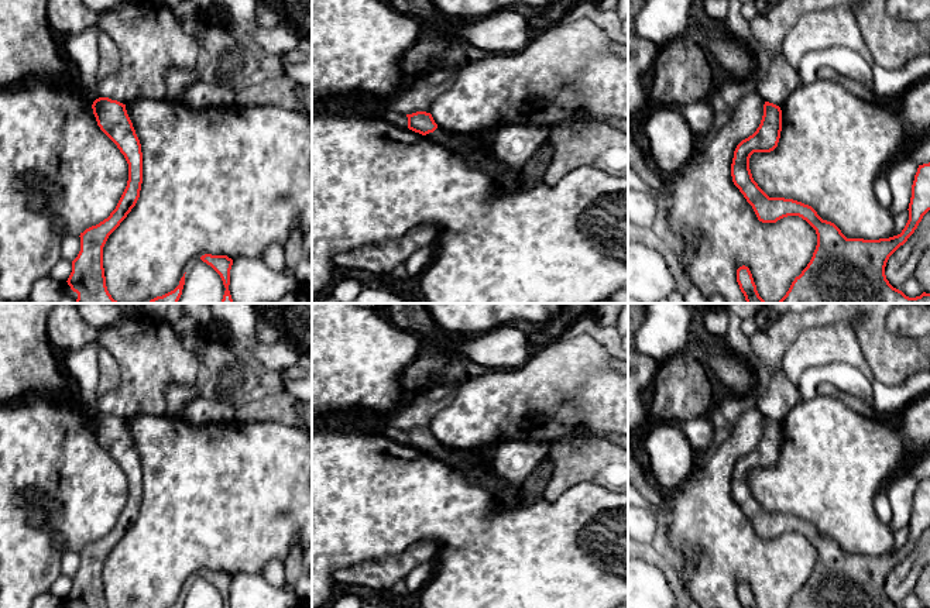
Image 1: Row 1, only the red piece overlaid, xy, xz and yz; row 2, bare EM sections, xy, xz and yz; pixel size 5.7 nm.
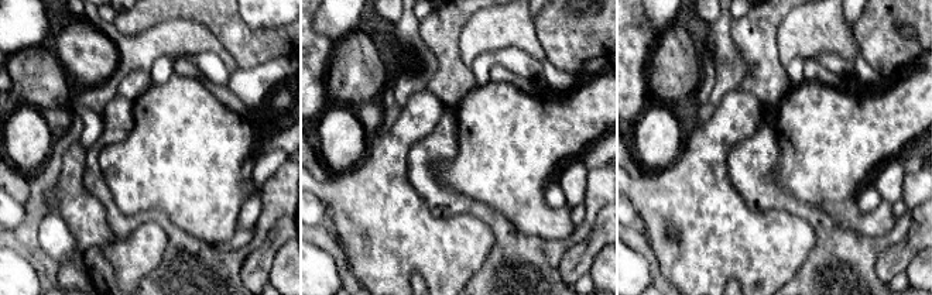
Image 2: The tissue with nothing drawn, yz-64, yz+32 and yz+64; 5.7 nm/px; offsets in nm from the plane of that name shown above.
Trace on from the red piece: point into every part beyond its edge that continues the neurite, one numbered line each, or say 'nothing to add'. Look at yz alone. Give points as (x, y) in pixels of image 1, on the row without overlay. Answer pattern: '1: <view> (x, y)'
nothing to add

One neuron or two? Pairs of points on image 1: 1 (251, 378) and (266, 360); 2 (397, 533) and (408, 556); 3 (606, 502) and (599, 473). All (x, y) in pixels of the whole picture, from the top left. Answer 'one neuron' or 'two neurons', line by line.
1: two neurons
2: two neurons
3: two neurons

